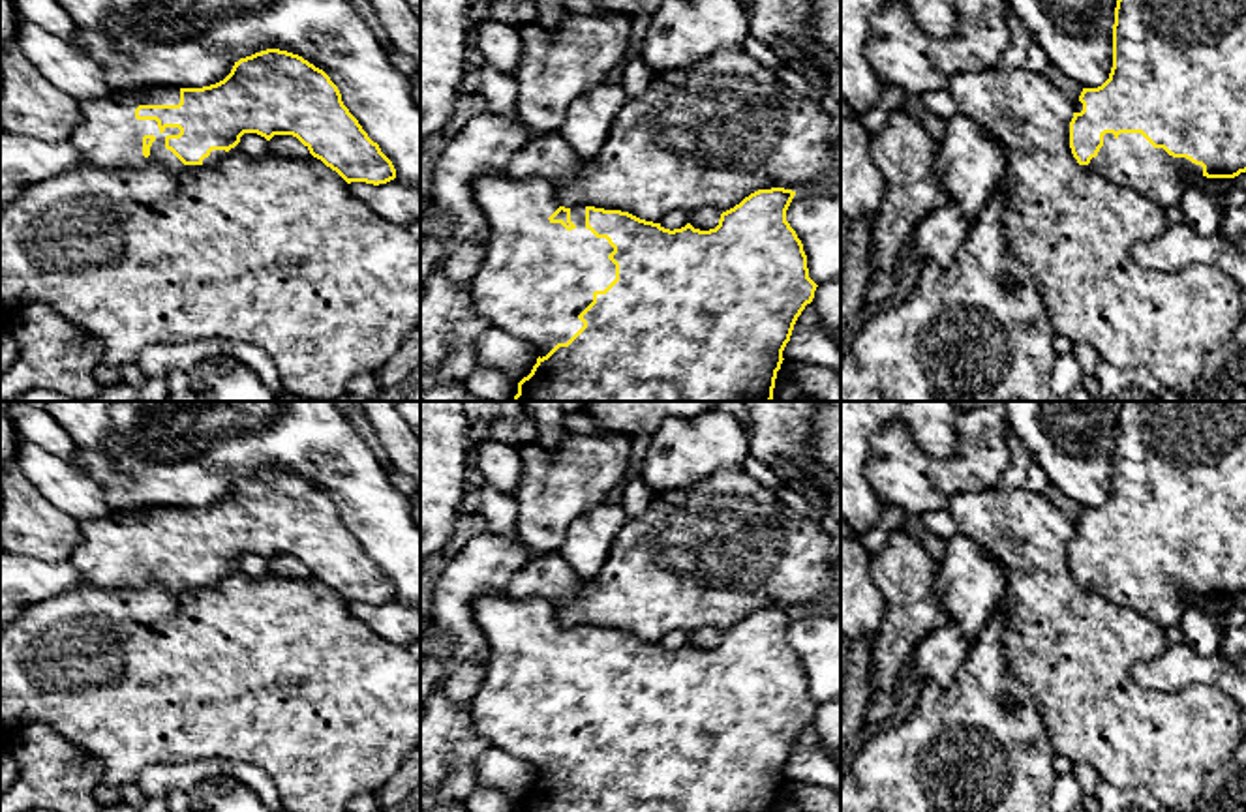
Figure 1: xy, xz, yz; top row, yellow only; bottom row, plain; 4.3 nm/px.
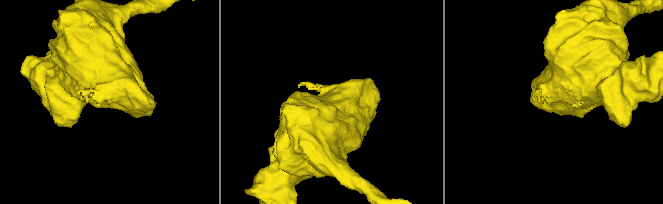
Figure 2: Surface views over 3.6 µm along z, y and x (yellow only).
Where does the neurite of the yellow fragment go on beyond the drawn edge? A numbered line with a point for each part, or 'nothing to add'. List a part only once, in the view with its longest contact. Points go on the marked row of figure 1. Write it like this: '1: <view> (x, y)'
1: xy (109, 135)

